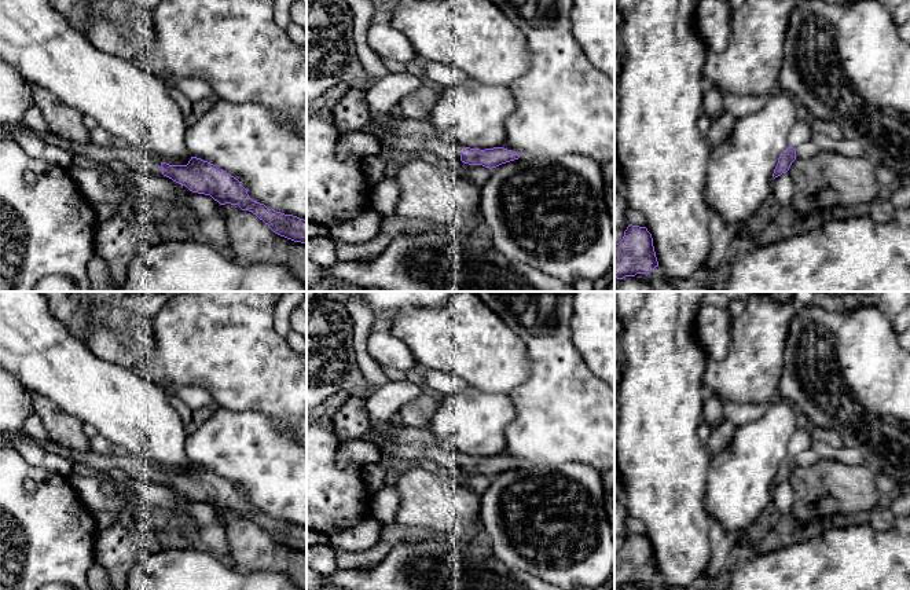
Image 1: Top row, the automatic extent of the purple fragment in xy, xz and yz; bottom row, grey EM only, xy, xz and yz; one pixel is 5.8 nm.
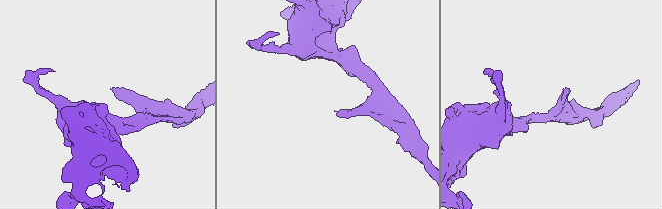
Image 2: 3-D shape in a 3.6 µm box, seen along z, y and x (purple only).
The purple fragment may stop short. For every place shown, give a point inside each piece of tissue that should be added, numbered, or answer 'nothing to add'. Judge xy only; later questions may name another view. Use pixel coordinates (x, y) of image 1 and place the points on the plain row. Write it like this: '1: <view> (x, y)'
1: xy (136, 468)

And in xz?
1: xz (407, 443)

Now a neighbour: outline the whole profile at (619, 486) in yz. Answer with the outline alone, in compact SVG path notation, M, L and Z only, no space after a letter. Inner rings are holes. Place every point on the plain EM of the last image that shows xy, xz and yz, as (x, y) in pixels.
M614 388L614 503L624 501L624 483L616 462L616 432L619 429L619 404L616 400L616 388Z

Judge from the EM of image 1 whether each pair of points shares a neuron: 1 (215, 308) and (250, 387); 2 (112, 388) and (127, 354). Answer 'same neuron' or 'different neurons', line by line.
1: same neuron
2: different neurons

